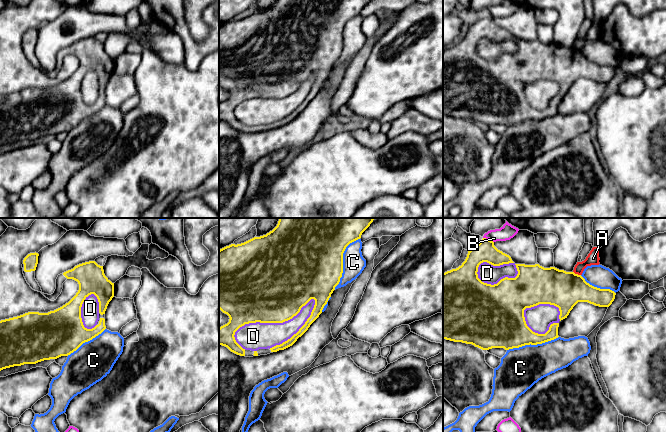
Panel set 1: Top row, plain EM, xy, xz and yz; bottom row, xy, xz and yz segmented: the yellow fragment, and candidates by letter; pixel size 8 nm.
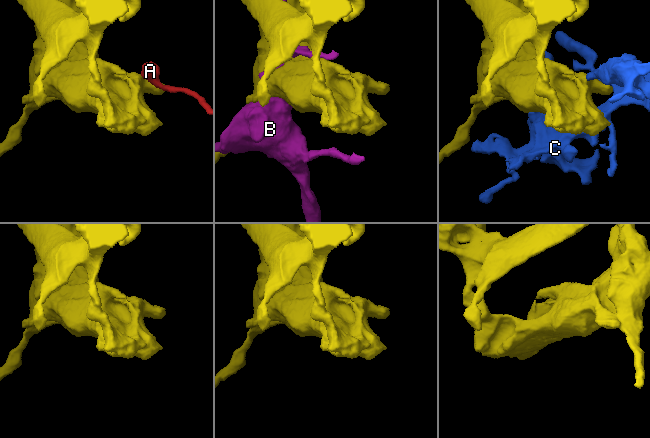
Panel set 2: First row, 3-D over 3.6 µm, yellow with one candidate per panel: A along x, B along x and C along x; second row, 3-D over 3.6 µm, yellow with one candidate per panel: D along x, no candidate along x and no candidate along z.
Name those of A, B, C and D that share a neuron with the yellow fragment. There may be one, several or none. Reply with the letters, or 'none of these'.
none of these

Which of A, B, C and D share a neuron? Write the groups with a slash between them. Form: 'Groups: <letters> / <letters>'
Groups: A / B / C D

